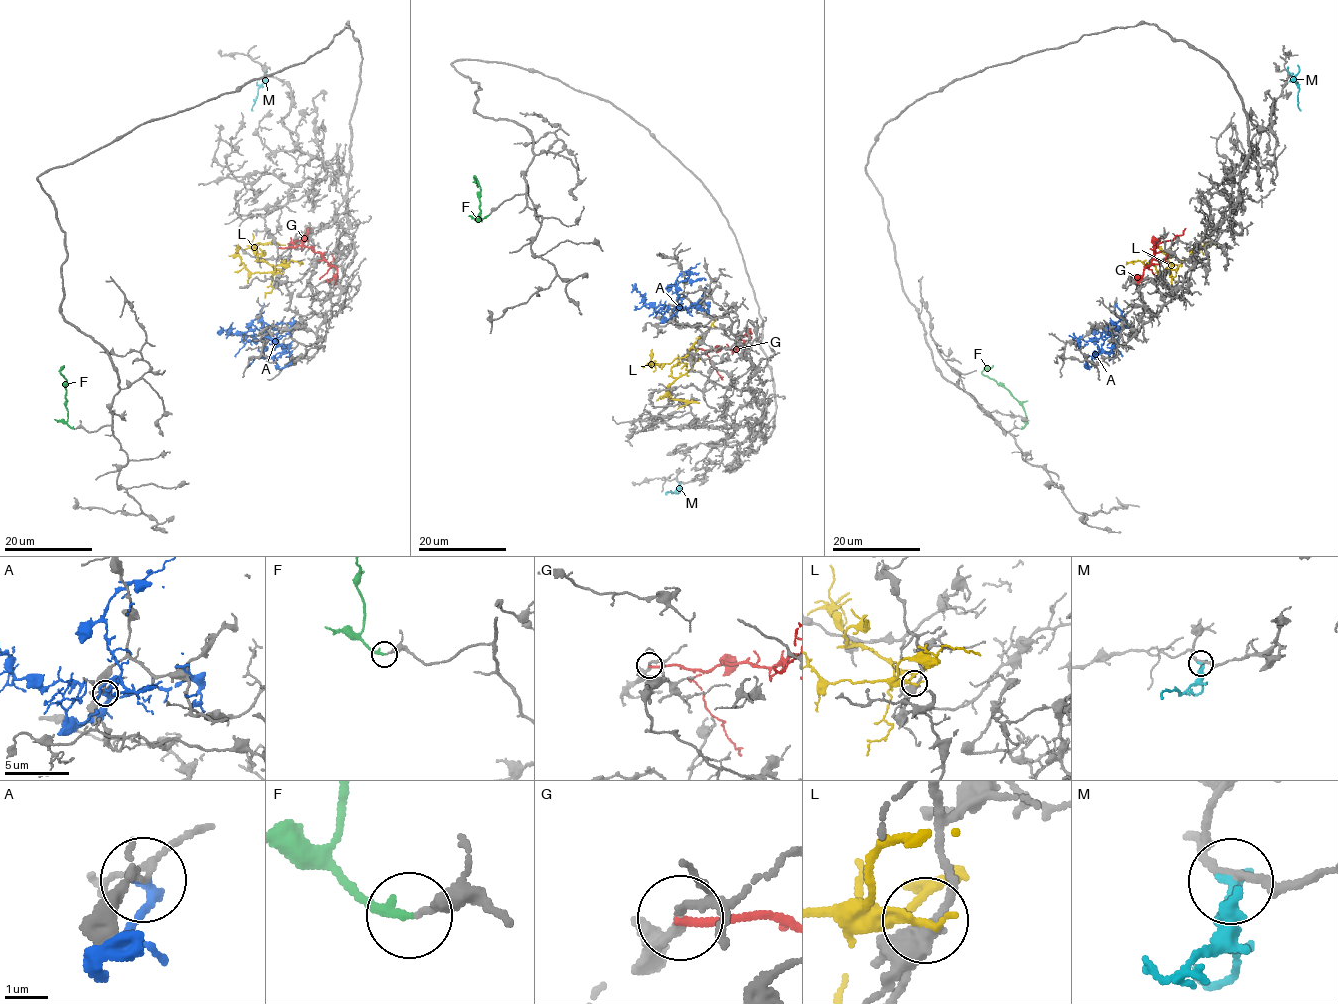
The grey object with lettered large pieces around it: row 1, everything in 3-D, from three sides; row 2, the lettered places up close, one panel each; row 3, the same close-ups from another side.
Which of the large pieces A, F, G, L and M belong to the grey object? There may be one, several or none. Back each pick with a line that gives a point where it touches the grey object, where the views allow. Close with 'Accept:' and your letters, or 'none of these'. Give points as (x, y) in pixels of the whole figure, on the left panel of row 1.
F: Touches grey at (75, 428)
Accept: F

